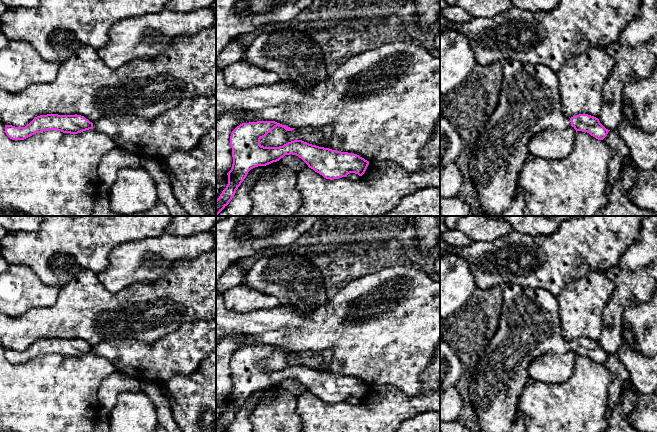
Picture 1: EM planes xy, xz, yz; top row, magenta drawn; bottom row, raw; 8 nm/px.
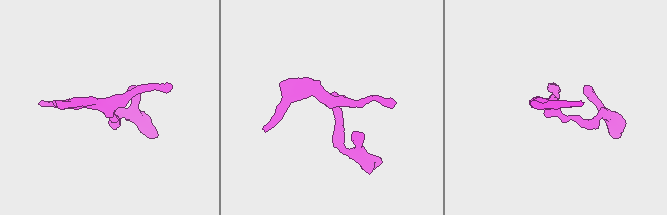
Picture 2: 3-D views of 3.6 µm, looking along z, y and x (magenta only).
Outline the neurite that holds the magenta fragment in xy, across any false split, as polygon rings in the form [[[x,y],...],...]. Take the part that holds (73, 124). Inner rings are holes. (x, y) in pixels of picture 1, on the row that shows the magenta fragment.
[[[47,114],[35,117],[25,127],[5,125],[5,133],[12,140],[24,140],[36,133],[57,130],[63,133],[78,134],[93,129],[93,123],[81,115]]]

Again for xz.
[[[257,121],[242,123],[232,131],[230,145],[233,164],[227,173],[228,184],[216,200],[216,216],[232,200],[251,169],[277,162],[285,155],[298,156],[309,168],[330,180],[347,177],[350,173],[362,176],[369,165],[369,161],[357,154],[319,147],[302,140],[294,140],[279,147],[261,146],[260,139],[277,126],[286,131],[295,129],[275,121]]]

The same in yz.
[[[505,58],[502,63],[503,79],[498,103],[487,125],[479,132],[471,157],[465,162],[484,216],[499,216],[511,205],[518,174],[530,154],[529,142],[533,136],[547,128],[563,130],[572,126],[576,132],[587,132],[603,140],[610,131],[594,116],[579,114],[568,118],[561,112],[558,79],[553,70],[512,58]]]

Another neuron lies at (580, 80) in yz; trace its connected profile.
[[[590,48],[568,59],[556,73],[560,110],[568,118],[579,114],[599,117],[603,85],[614,66],[605,48]]]

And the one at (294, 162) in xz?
[[[285,155],[279,160],[279,162],[289,168],[291,168],[295,173],[299,173],[305,168],[308,168],[308,165],[296,155]]]

